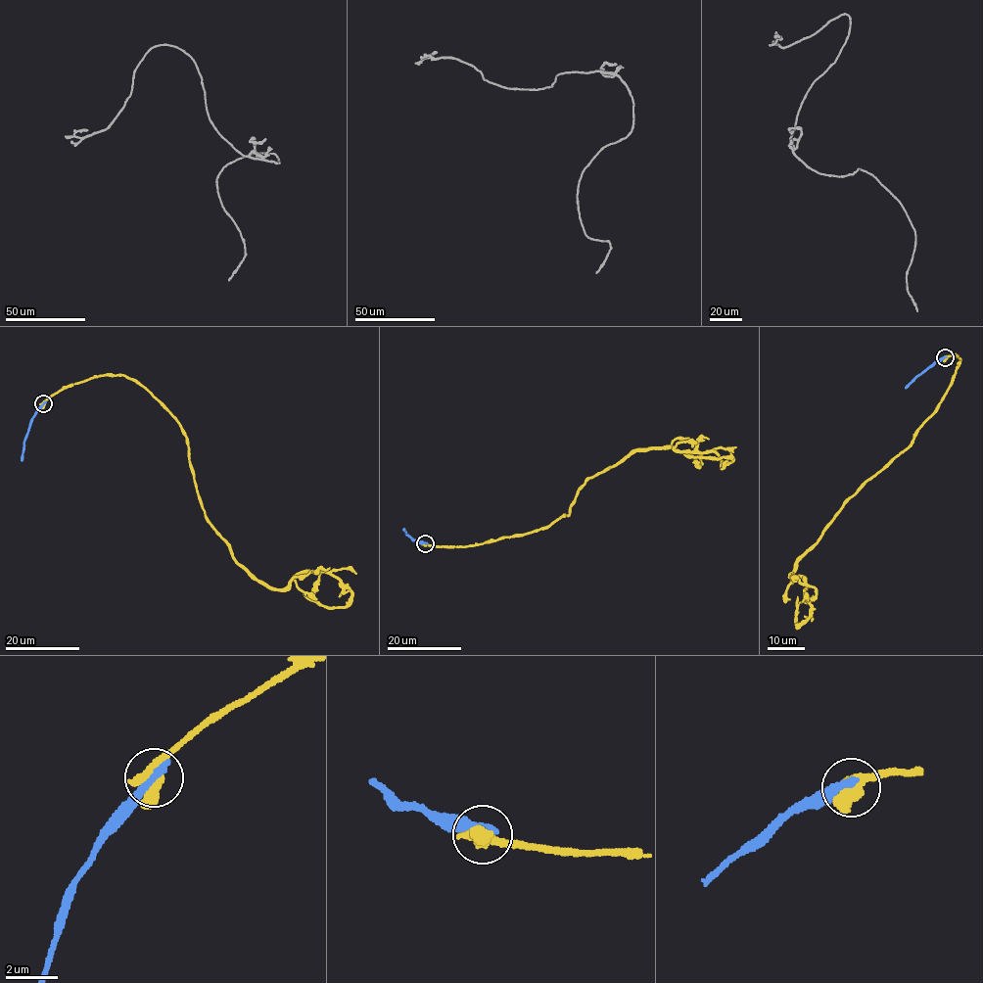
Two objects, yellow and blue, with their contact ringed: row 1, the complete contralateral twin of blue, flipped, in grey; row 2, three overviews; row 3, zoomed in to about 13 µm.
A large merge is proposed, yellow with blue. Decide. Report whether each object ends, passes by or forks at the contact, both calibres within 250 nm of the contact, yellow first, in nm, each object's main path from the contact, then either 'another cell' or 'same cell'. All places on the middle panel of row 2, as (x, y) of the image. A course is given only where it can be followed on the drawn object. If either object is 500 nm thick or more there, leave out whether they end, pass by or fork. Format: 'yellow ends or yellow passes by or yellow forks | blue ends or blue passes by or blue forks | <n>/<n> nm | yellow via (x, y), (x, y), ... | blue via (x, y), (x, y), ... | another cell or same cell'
750/360 nm | yellow via (425, 543), (463, 546), (540, 529), (570, 514), (585, 480), (637, 451), (668, 445), (732, 459), (684, 454) | blue via (425, 543), (411, 538), (403, 529) | another cell

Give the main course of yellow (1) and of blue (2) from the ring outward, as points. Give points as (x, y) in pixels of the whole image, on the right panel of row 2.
1: (945, 357), (960, 360), (940, 403), (797, 563), (792, 581), (803, 577), (811, 614), (797, 627), (797, 596)
2: (945, 357), (905, 388)

